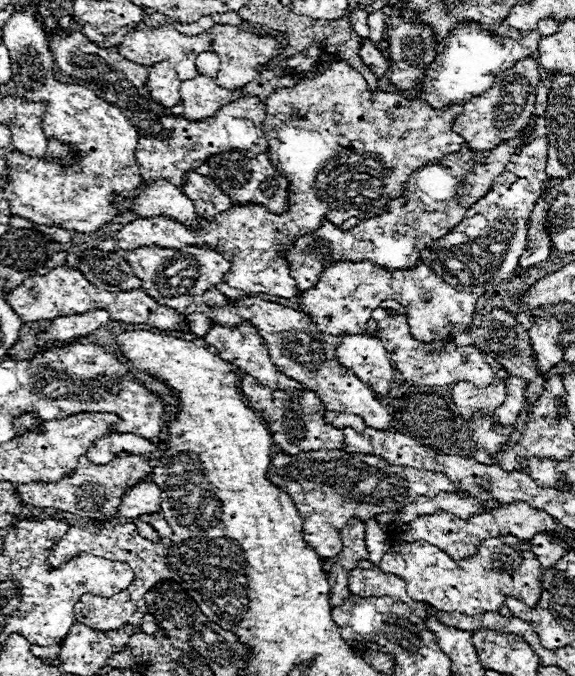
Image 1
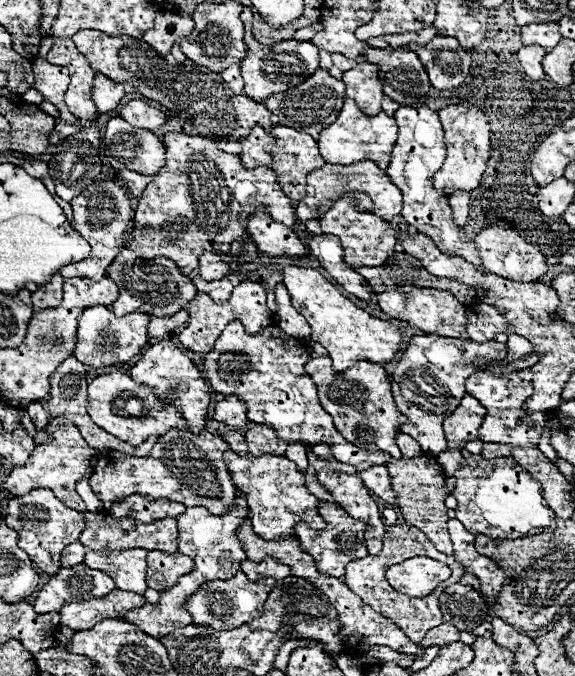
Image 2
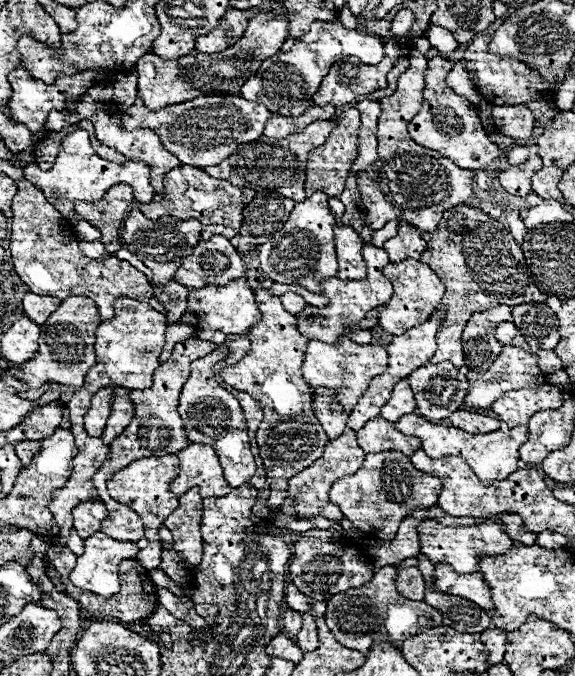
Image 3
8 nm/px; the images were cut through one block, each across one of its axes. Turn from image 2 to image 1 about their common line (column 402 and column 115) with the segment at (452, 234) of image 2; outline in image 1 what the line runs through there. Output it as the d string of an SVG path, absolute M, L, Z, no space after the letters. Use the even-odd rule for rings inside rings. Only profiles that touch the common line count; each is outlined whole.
M14 12L10 22L2 30L2 40L6 48L10 50L10 62L12 62L12 80L20 94L28 100L46 100L46 112L42 116L42 128L46 128L46 136L58 136L60 140L66 140L68 144L74 144L74 148L82 154L82 160L78 166L68 168L66 172L60 168L56 162L44 162L44 158L28 158L20 152L12 152L8 156L8 172L10 172L10 184L6 184L6 200L10 202L10 212L14 216L22 216L30 220L32 224L42 224L42 226L58 226L82 234L90 234L104 224L112 222L120 210L112 204L116 196L126 196L132 198L136 196L136 188L144 182L134 158L134 148L138 144L138 134L134 126L128 122L128 118L122 114L120 108L104 102L98 98L92 90L78 86L78 84L62 84L54 78L54 58L48 50L46 44L46 32L42 30L40 18L36 20L32 12Z

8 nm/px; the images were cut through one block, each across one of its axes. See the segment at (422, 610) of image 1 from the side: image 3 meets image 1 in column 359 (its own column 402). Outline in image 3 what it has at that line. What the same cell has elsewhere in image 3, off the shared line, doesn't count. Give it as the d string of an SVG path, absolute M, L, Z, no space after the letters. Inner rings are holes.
M416 566L400 568L398 576L396 576L396 590L406 598L422 600L424 598L424 580L422 580L420 570Z

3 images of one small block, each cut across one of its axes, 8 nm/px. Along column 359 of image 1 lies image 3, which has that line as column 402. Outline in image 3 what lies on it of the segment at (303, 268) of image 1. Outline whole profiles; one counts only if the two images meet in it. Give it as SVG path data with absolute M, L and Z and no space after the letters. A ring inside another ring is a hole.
M402 222L398 226L398 234L386 240L382 248L388 252L390 260L406 260L406 256L414 256L418 260L420 254L426 250L426 242L412 226Z

